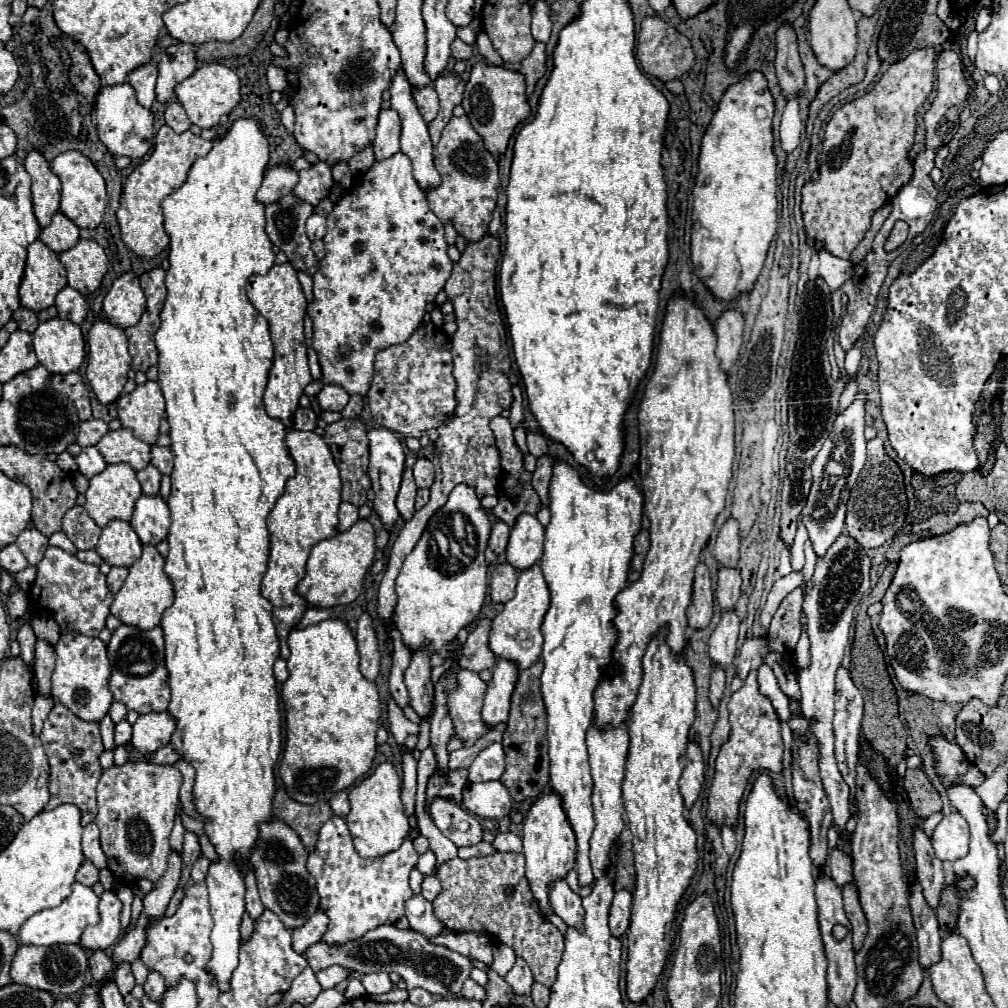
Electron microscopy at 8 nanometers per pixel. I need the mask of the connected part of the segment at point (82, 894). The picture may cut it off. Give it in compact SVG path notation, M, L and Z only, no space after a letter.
M73 882L73 892L67 896L61 906L57 908L47 908L37 914L33 914L29 920L23 922L19 930L19 940L21 944L35 944L35 946L53 946L53 944L77 944L83 930L91 924L99 922L99 896L93 892L93 888Z

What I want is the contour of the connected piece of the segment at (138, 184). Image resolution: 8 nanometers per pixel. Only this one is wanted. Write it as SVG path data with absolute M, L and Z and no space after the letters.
M169 126L159 128L155 136L153 154L129 174L123 188L121 206L117 210L121 238L127 244L127 248L133 250L137 256L153 258L169 246L169 236L163 228L165 220L163 220L161 202L165 196L175 192L187 180L187 174L193 162L205 156L211 148L213 148L213 140L203 140L201 136L193 136L189 130L183 134L177 134Z

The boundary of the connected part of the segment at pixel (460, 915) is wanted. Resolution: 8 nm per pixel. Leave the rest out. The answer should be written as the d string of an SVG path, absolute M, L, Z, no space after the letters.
M495 852L495 854L483 856L483 858L469 858L469 860L453 858L437 870L437 876L441 880L443 890L433 900L433 912L447 928L451 928L455 932L485 930L489 936L497 934L501 944L513 948L515 954L521 956L529 964L533 978L537 982L541 982L549 988L553 986L555 976L557 976L557 964L563 954L563 934L539 912L539 904L533 898L533 892L527 884L527 878L525 878L525 856L523 854Z

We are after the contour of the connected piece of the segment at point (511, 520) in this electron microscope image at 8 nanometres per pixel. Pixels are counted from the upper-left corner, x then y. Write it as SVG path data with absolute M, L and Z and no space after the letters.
M495 416L491 420L491 430L495 432L495 438L497 438L497 448L501 452L501 468L503 468L503 480L499 484L499 492L497 492L497 498L499 498L499 504L493 508L493 514L495 518L503 520L505 524L513 526L515 524L515 518L521 514L521 512L529 512L529 514L537 514L539 510L539 496L537 492L533 490L531 486L531 474L523 468L523 454L521 450L517 448L515 440L513 440L513 428L509 424L509 418L503 418L503 416Z

